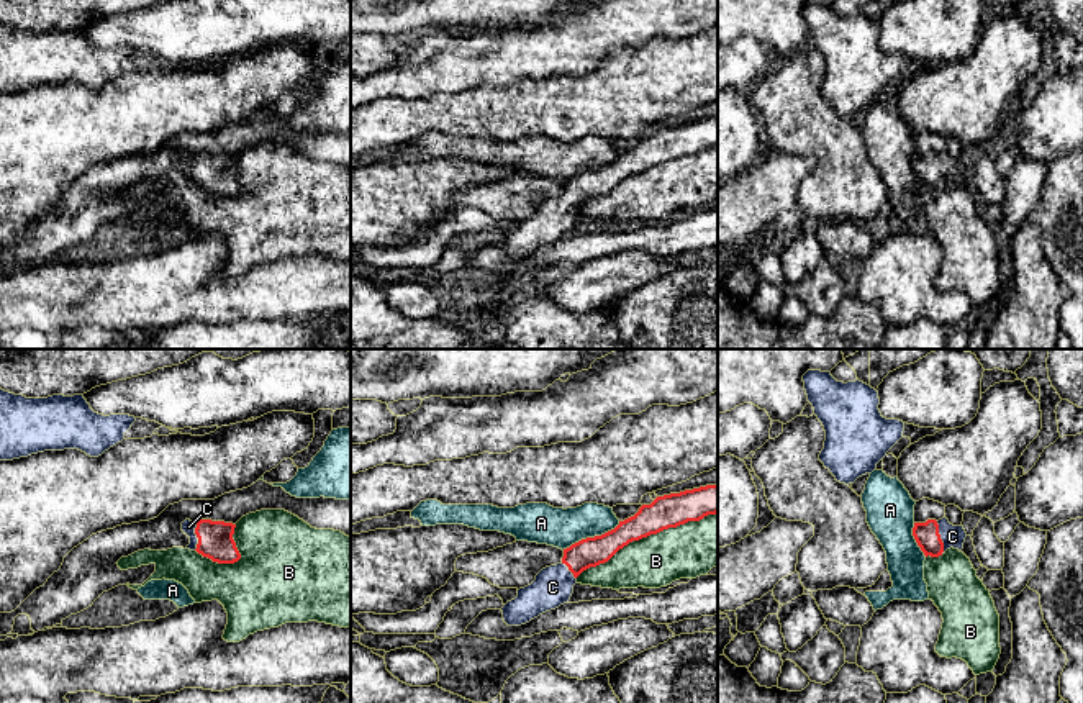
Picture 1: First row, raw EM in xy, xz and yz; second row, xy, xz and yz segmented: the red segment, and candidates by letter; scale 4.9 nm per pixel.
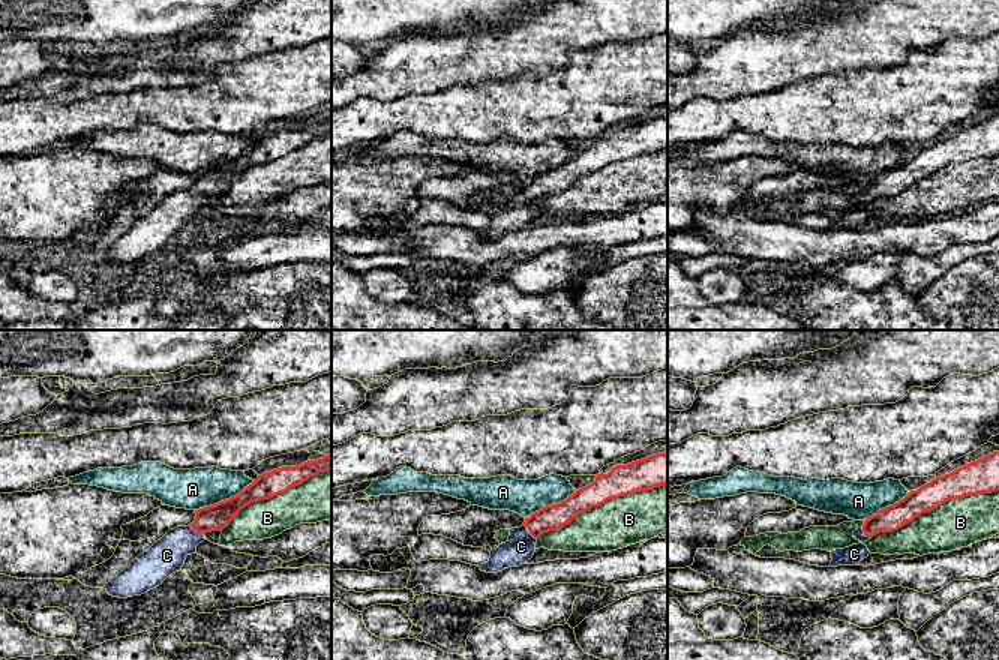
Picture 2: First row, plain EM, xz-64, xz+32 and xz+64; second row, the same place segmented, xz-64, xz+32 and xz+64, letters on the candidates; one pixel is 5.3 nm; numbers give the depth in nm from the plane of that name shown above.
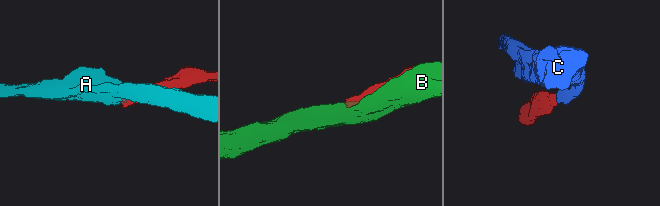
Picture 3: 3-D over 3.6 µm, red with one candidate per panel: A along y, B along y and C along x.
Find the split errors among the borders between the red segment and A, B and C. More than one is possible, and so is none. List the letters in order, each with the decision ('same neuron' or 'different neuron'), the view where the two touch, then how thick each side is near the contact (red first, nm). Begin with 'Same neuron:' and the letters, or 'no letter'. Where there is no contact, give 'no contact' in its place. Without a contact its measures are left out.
Same neuron: C
A: different neuron; contact in xz; calibres 140 and 190 nm
B: different neuron; contact in xz; calibres 160 and 260 nm
C: same neuron; contact in yz; calibres 120 and 110 nm

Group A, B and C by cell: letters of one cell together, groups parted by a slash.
A / B / C

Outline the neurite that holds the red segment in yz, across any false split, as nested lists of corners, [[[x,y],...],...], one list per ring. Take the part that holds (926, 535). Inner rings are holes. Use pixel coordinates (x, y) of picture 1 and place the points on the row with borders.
[[[942,518],[914,523],[913,536],[926,557],[939,557],[950,547],[962,552],[967,533],[963,526],[954,526],[947,518]]]

